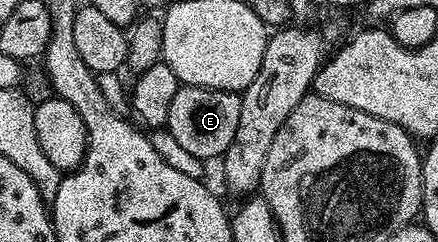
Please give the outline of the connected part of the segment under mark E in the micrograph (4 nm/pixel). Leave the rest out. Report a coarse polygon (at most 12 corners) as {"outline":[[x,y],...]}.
{"outline":[[184,84],[165,128],[193,158],[218,161],[240,93]]}

